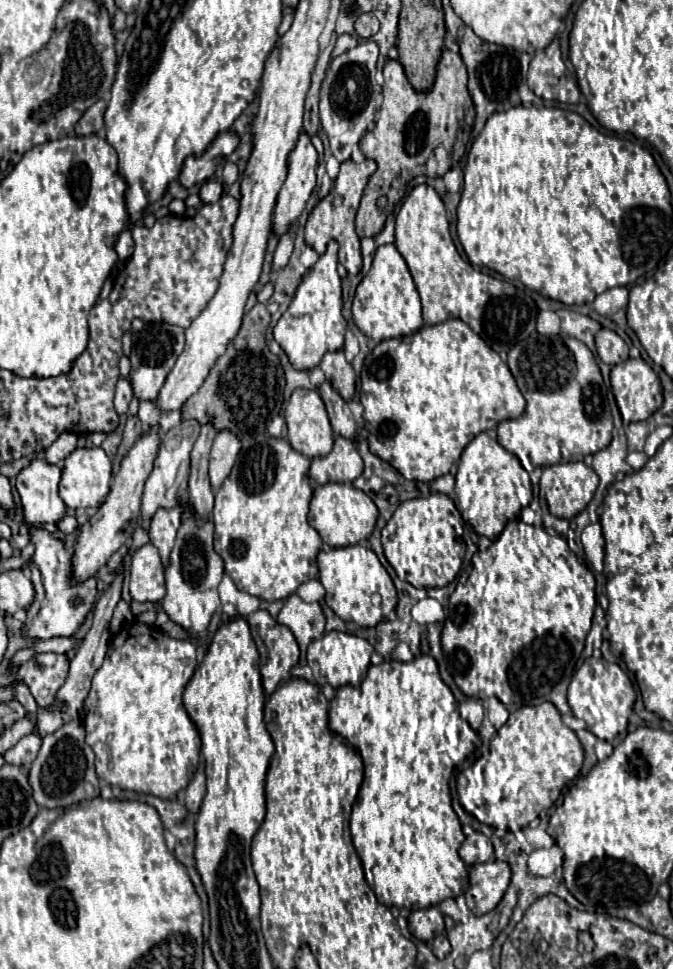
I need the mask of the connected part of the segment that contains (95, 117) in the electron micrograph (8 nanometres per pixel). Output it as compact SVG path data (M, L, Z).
M96 101L92 109L84 113L84 117L76 123L74 133L76 135L88 135L88 133L102 133L104 129L104 111L106 111L106 101Z

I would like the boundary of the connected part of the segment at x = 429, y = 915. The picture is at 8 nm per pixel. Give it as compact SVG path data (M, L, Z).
M428 907L428 909L414 911L414 913L408 917L408 929L410 929L410 933L412 933L416 939L430 943L436 935L444 933L442 913L438 911L438 907Z

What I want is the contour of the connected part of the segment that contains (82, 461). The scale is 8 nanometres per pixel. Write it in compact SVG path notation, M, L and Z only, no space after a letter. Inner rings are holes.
M76 447L62 465L62 477L60 477L60 497L62 501L72 507L100 507L104 497L108 495L112 479L112 463L102 447Z

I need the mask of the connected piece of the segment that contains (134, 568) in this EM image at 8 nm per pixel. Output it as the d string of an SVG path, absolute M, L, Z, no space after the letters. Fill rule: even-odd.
M152 543L142 545L132 555L130 565L130 595L136 601L162 601L166 593L164 585L164 565L160 561L158 549Z

